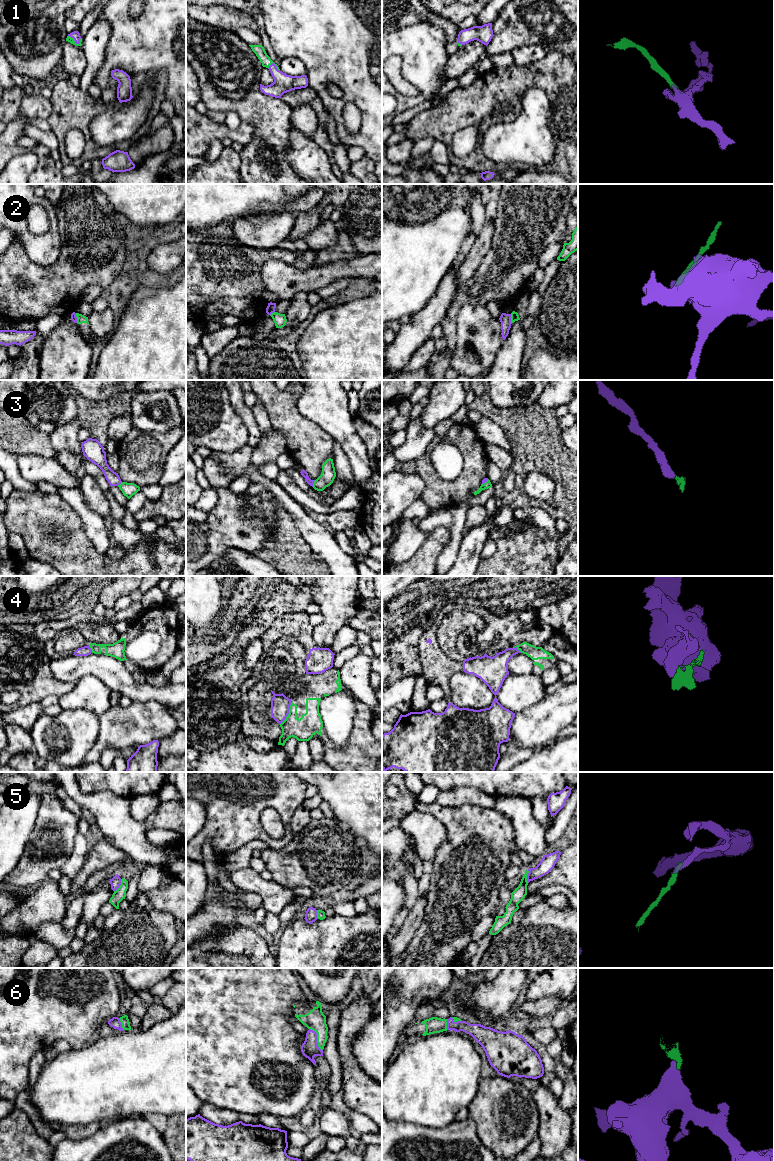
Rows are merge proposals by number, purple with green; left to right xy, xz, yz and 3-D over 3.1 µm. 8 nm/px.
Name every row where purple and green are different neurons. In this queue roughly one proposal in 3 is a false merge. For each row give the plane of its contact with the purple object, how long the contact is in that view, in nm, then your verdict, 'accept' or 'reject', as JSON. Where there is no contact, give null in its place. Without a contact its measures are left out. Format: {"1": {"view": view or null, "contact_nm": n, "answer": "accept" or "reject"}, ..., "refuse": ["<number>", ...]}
{"1": {"view": "xy", "contact_nm": 120, "answer": "accept"}, "2": {"view": "yz", "contact_nm": 80, "answer": "reject"}, "3": {"view": "xz", "contact_nm": 60, "answer": "accept"}, "4": {"view": "xz", "contact_nm": 200, "answer": "reject"}, "5": {"view": "xy", "contact_nm": 120, "answer": "reject"}, "6": {"view": "xz", "contact_nm": 220, "answer": "accept"}, "refuse": ["2", "4", "5"]}

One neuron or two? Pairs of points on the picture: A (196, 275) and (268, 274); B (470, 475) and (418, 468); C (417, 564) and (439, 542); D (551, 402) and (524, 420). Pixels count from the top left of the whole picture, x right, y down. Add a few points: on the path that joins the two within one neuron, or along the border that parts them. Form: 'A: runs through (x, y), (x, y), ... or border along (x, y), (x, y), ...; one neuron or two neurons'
A: border along (279, 260), (267, 260), (261, 268), (265, 289); two neurons
B: runs through (457, 486), (439, 486), (431, 478); one neuron
C: runs through (422, 559), (434, 547); one neuron
D: border along (536, 402), (545, 408), (555, 409); two neurons

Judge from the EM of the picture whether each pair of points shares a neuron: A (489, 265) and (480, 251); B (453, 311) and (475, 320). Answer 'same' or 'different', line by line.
A: different
B: different

